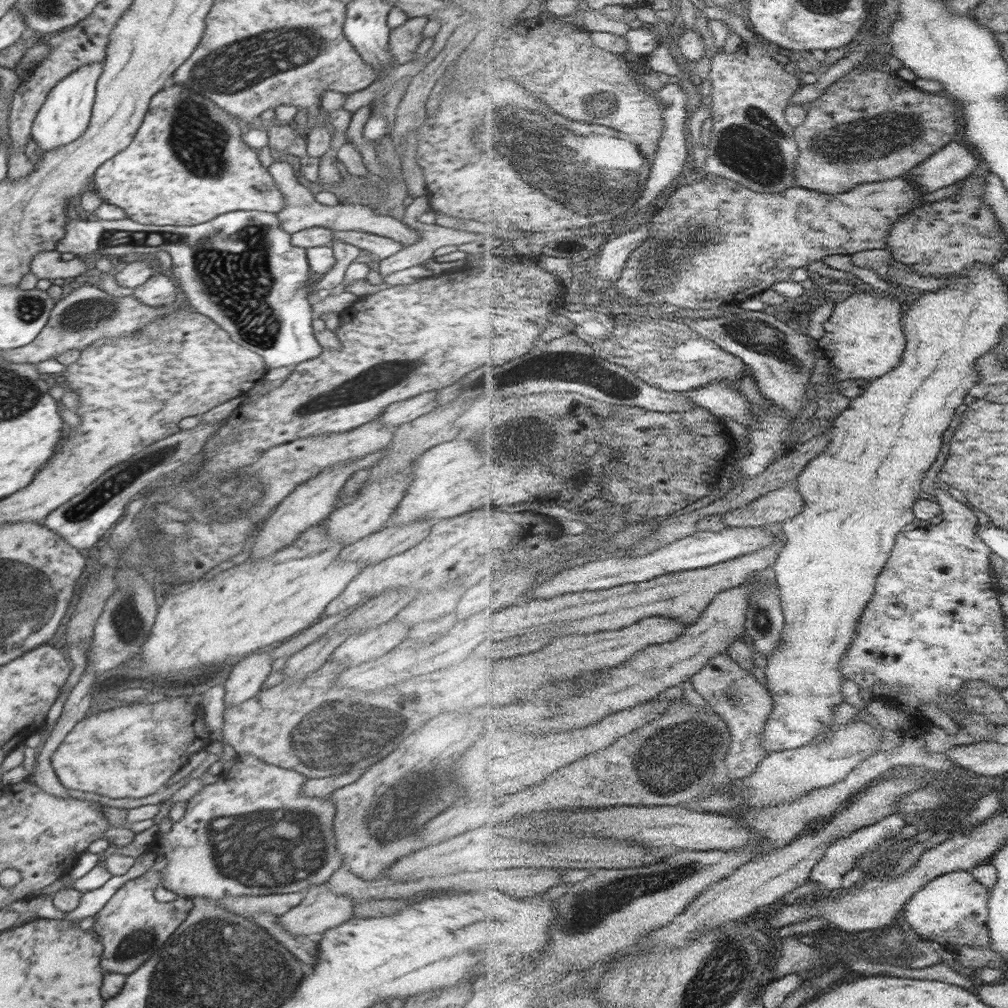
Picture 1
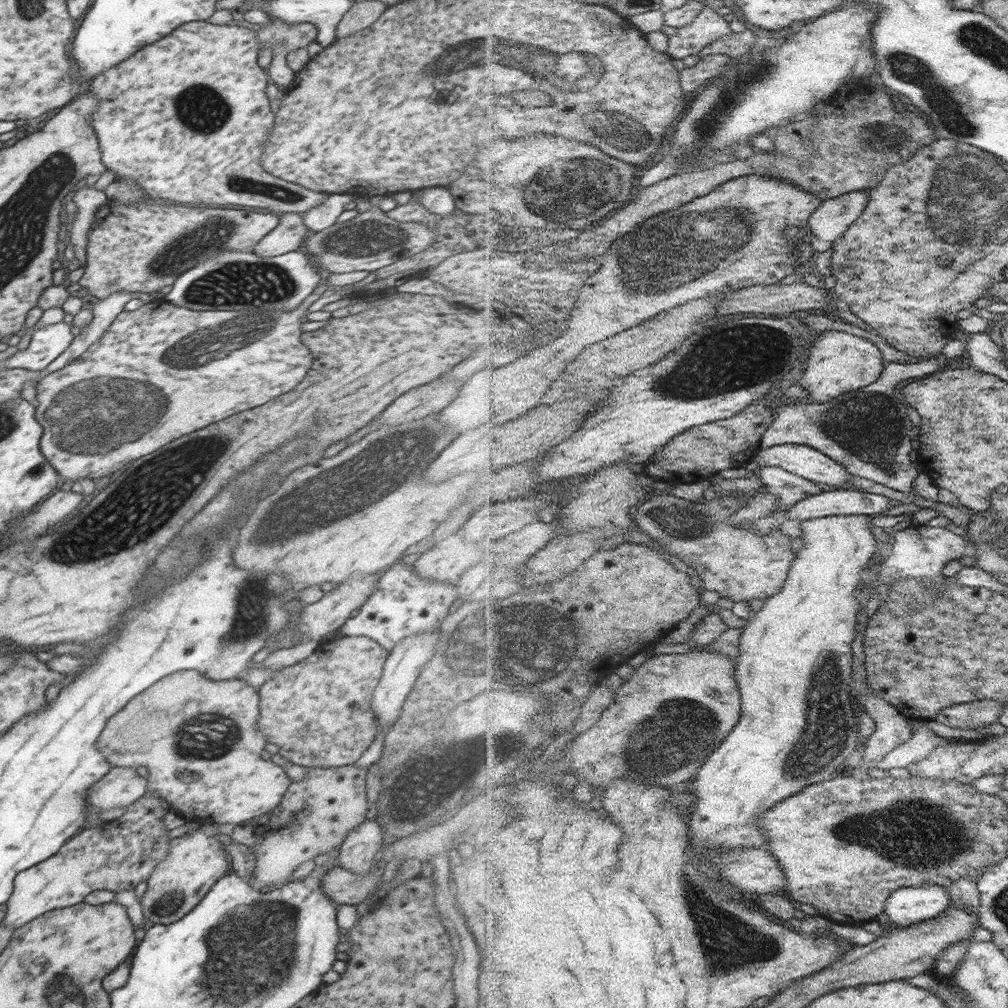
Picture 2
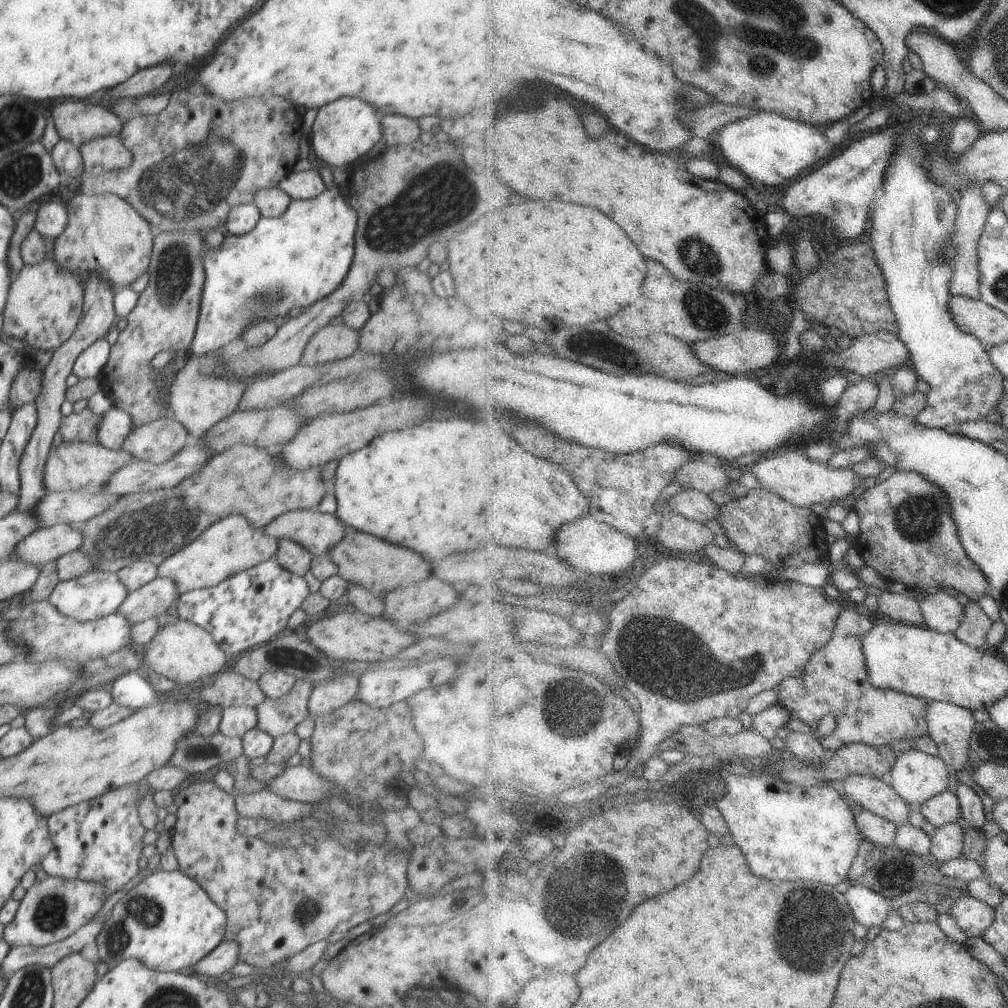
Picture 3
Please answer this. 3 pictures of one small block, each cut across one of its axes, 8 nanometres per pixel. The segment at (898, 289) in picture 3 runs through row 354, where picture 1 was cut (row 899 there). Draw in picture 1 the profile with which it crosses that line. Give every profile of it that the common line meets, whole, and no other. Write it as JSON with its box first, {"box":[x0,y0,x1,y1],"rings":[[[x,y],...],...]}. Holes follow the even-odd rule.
{"box":[903,869,991,952],"rings":[[[958,869],[928,882],[908,901],[903,916],[920,936],[938,942],[946,950],[954,952],[965,944],[988,948],[991,944],[988,928],[990,898],[990,890],[977,881],[971,871]]]}

